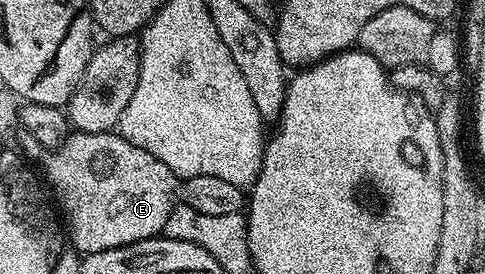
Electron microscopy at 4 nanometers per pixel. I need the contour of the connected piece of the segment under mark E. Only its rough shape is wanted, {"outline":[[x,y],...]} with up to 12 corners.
{"outline":[[71,133],[44,172],[81,255],[157,237],[177,174],[122,135]]}

